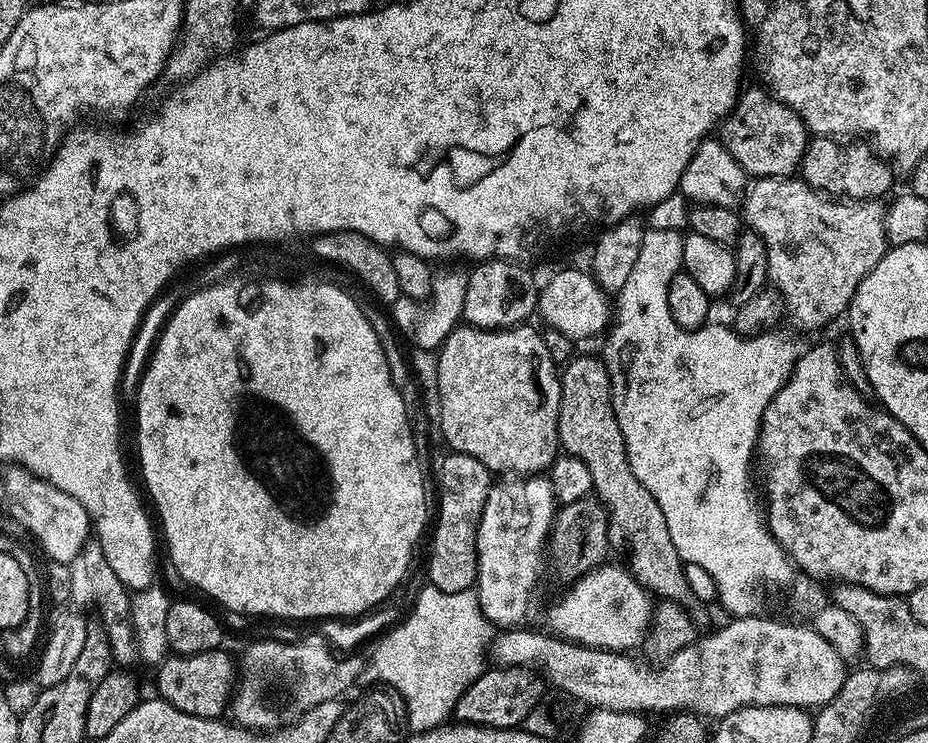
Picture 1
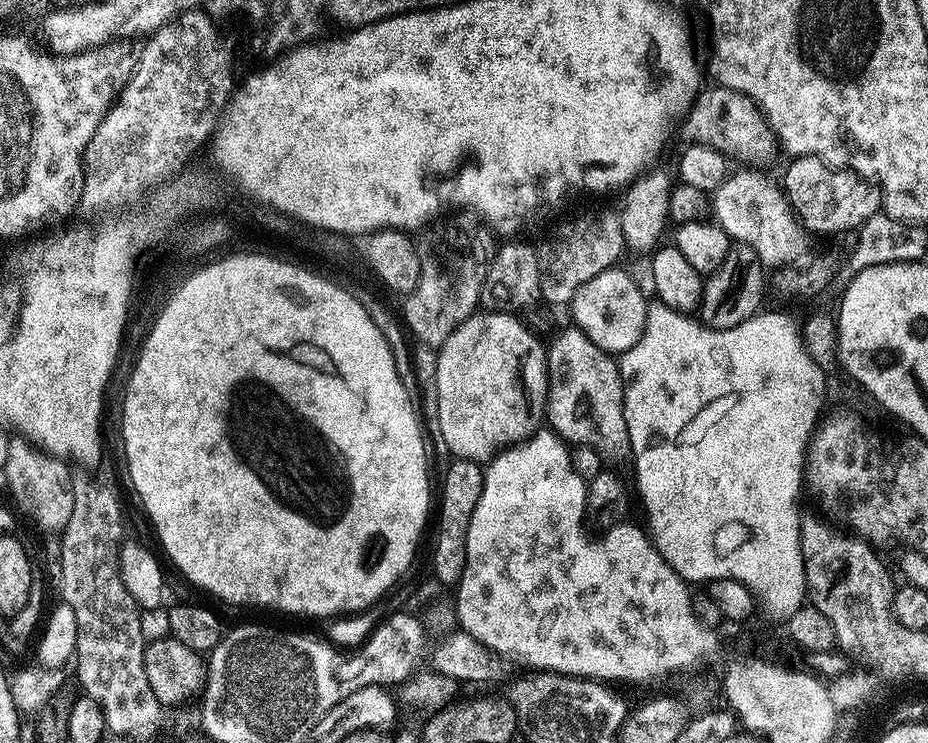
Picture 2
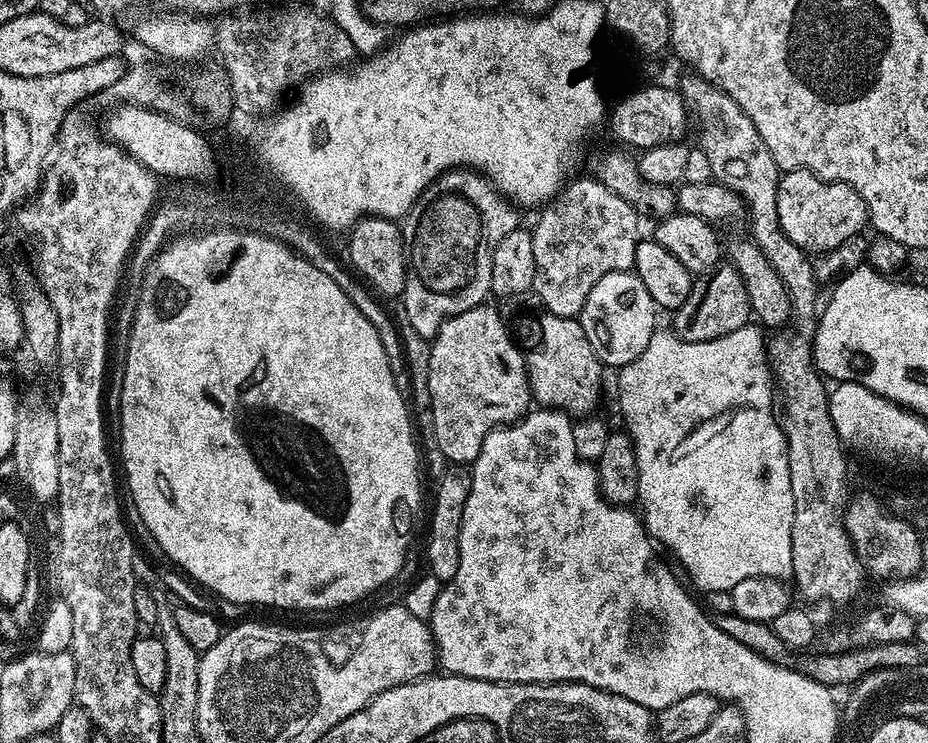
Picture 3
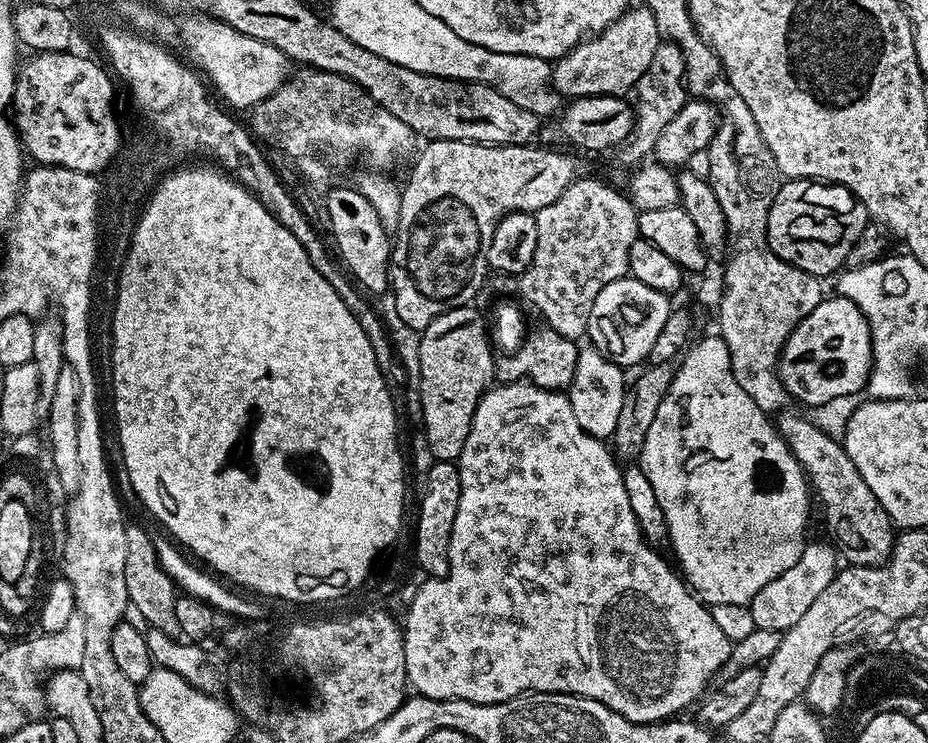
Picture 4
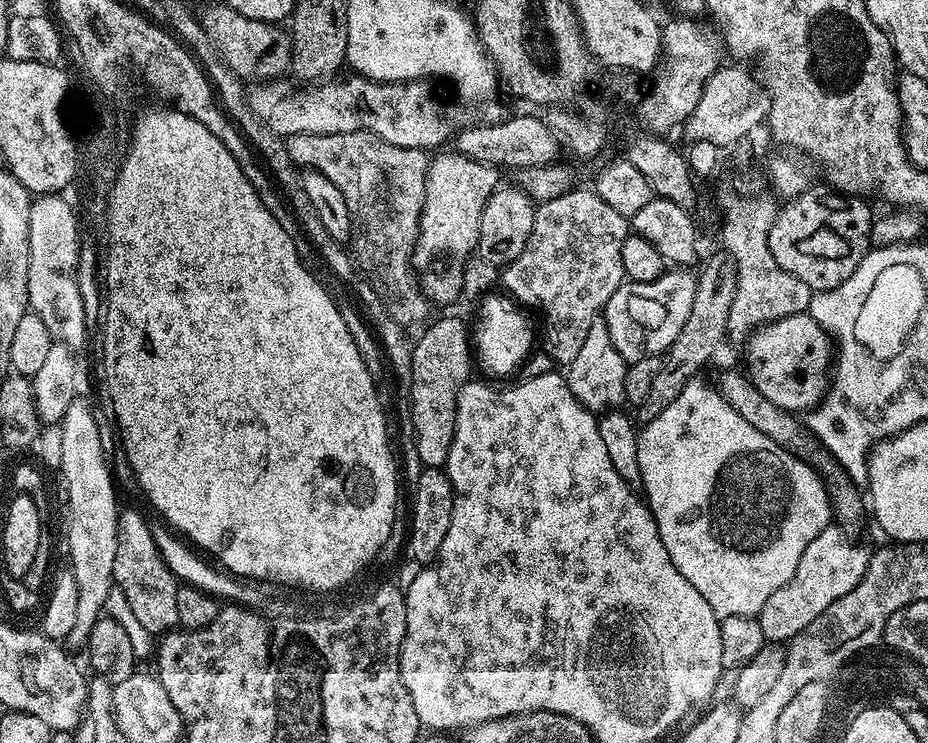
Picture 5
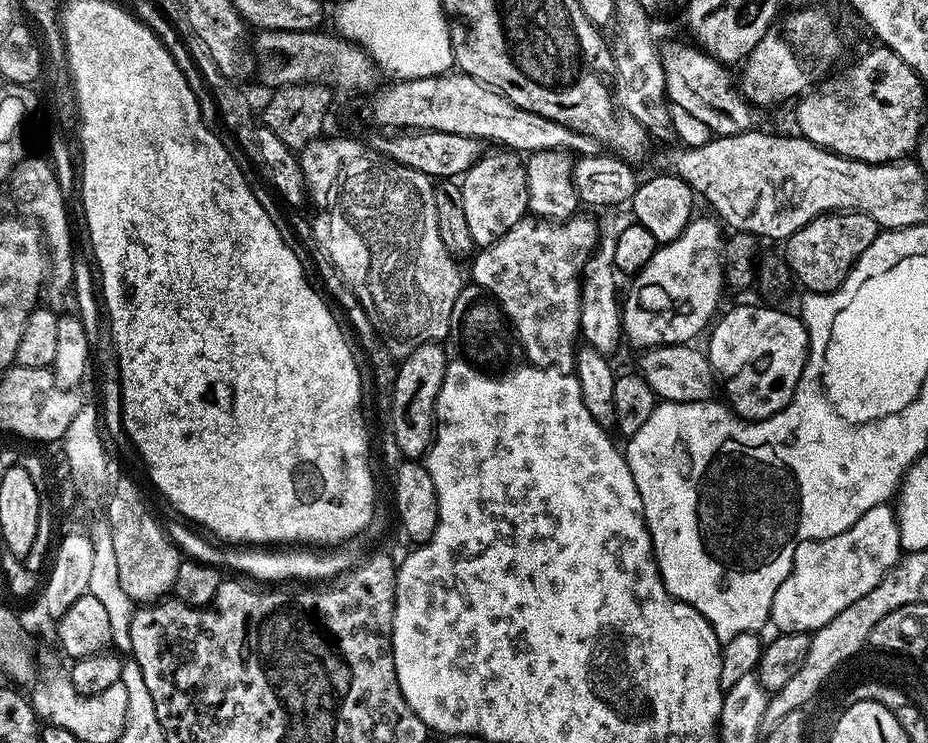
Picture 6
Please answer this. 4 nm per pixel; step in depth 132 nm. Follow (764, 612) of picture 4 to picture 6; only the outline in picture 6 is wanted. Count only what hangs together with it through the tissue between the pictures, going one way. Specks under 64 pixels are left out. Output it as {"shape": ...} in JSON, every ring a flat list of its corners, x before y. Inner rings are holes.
{"shape":[[891,503,870,506,870,510,866,510,866,514,862,514,862,518,858,518,858,522,850,526,850,530,842,530,842,534,802,542,798,550,794,550,794,562,786,582,782,582,782,586,778,586,778,594,774,594,771,627,776,627,777,633,816,632,826,626,830,618,838,618,838,614,842,614,846,606,854,606,858,598,870,594,870,590,874,590,874,586,878,586,878,582,882,582,882,578,899,562,901,555,900,527]]}

